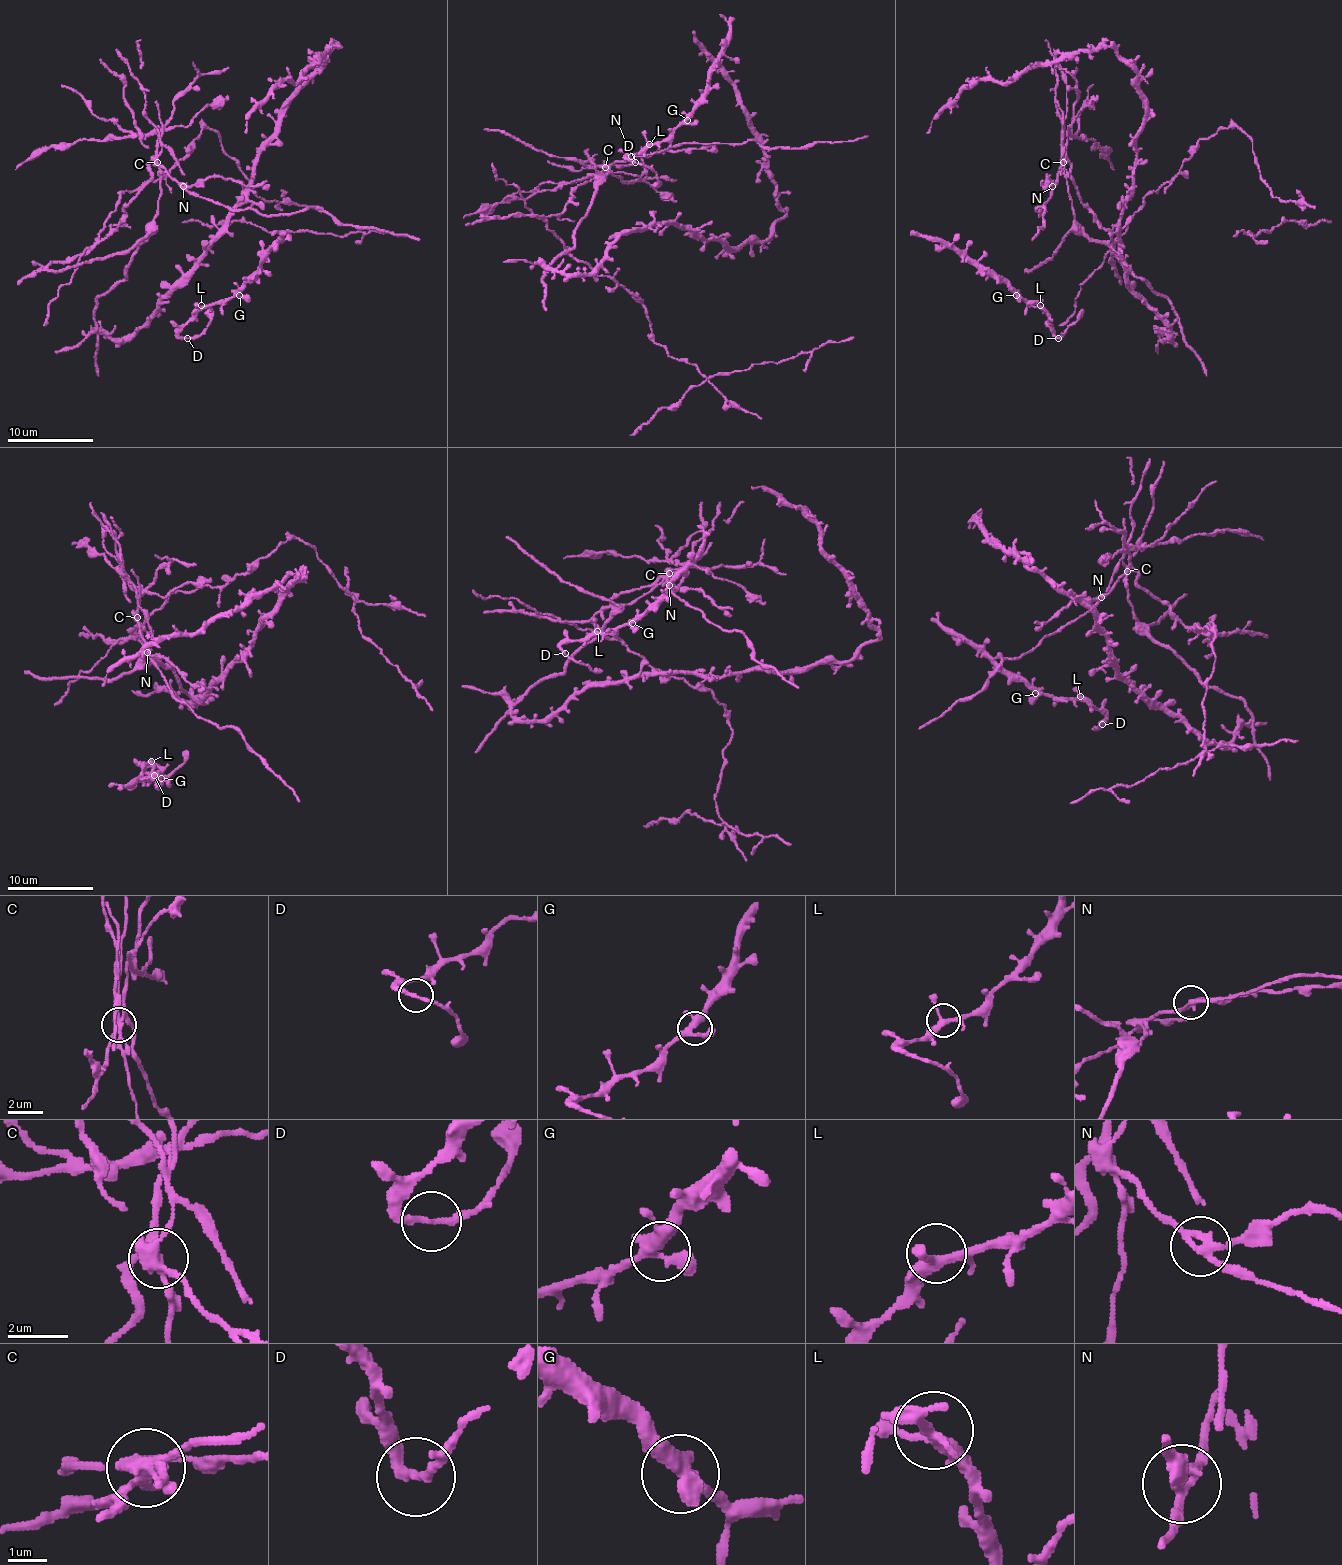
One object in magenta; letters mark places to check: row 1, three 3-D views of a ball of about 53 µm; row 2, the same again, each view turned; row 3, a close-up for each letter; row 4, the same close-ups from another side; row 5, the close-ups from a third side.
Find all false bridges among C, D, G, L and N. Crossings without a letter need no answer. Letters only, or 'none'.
C, N

